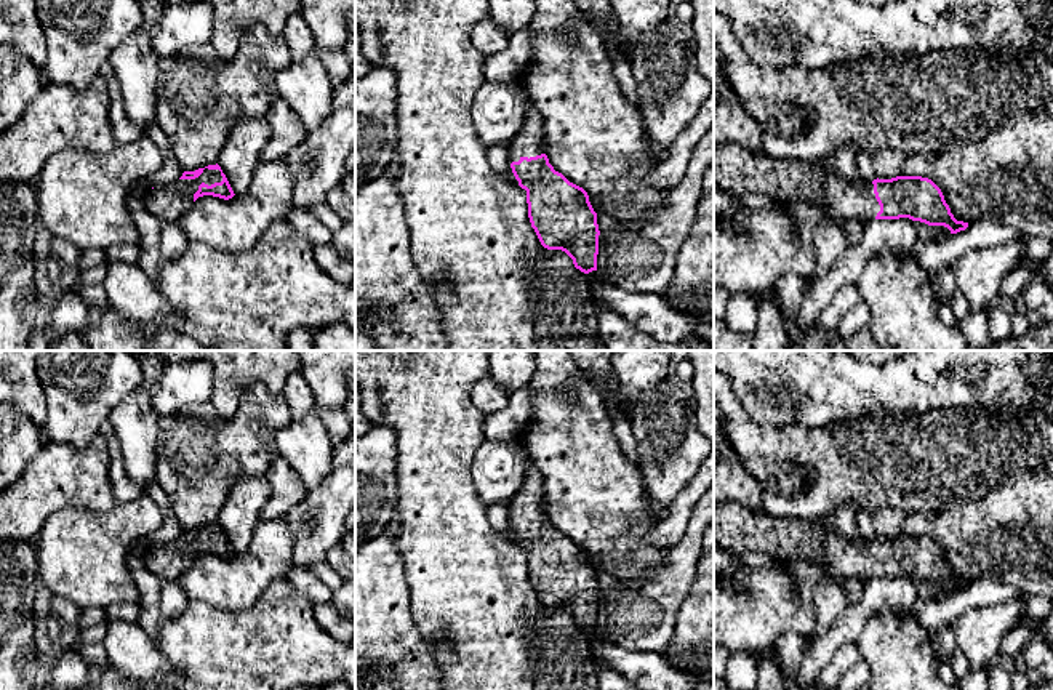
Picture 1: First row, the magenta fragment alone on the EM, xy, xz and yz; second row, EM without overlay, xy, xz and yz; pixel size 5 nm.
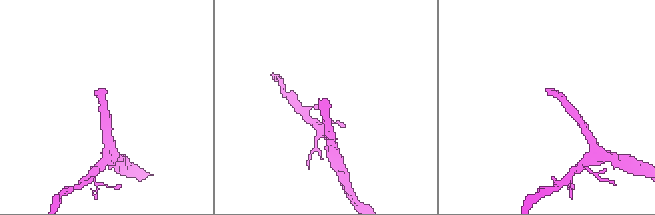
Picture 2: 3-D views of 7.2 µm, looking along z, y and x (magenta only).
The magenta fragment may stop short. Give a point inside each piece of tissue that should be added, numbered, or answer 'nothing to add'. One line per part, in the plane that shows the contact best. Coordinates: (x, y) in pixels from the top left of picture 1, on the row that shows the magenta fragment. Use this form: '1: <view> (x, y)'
1: xy (170, 202)

